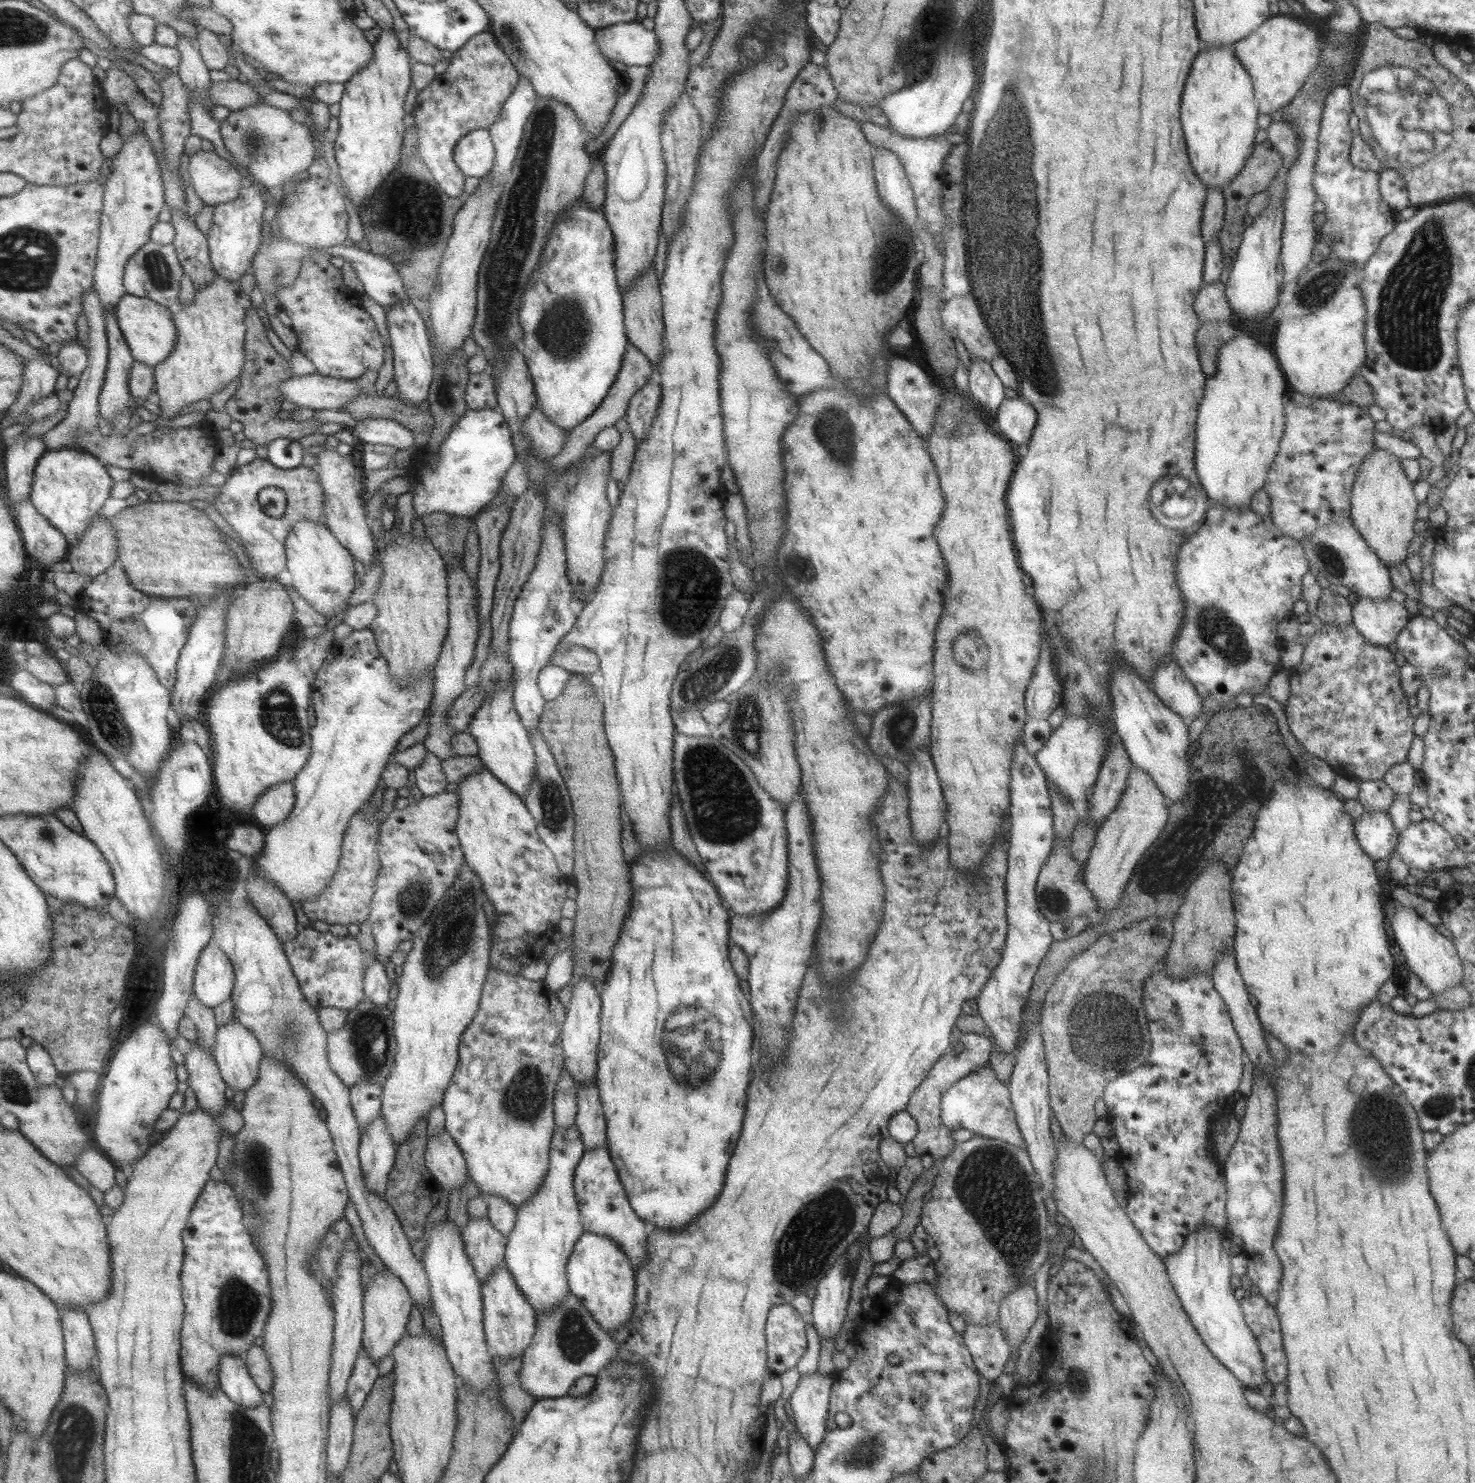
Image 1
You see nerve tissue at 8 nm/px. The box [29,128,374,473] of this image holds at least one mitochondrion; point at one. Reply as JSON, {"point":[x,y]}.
{"point":[158,268]}

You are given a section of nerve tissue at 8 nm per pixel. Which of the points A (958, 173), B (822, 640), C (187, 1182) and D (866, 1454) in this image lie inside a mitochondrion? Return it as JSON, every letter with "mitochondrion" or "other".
{"A":"mitochondrion","B":"other","C":"other","D":"mitochondrion"}

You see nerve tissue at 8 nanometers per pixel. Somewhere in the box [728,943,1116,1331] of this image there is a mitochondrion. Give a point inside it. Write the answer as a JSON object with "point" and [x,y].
{"point":[990,1182]}

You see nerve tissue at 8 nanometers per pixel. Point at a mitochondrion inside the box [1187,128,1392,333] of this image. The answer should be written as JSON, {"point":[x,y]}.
{"point":[1316,294]}

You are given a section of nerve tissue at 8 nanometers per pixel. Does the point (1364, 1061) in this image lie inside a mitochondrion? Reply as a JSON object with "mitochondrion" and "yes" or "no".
{"mitochondrion":"no"}

